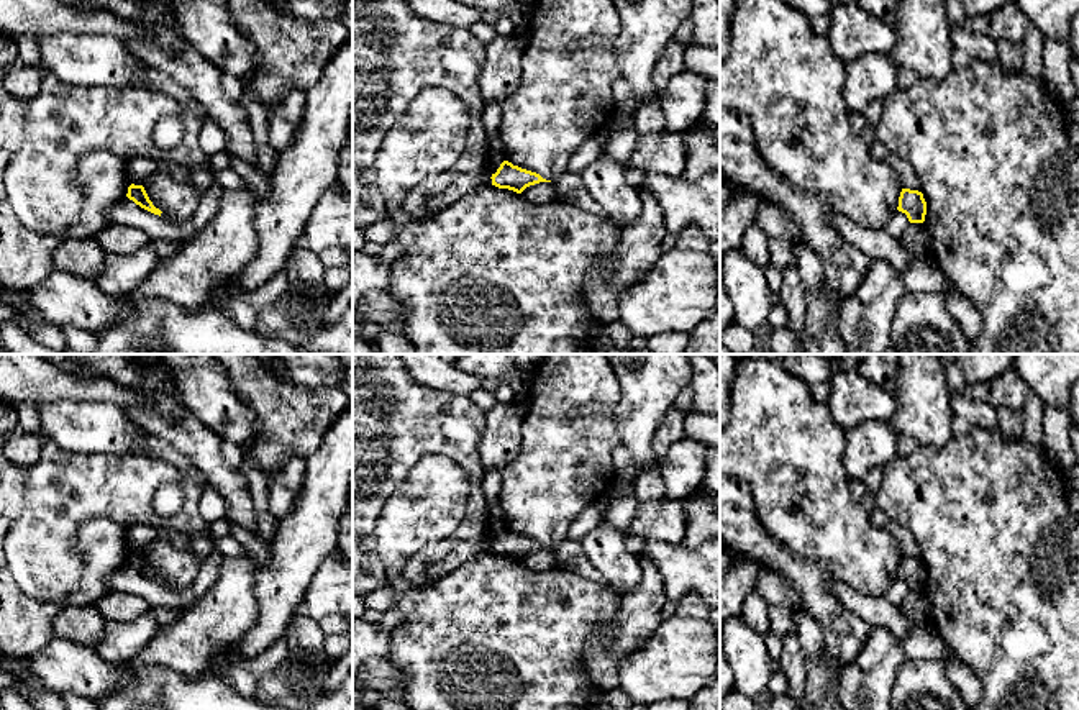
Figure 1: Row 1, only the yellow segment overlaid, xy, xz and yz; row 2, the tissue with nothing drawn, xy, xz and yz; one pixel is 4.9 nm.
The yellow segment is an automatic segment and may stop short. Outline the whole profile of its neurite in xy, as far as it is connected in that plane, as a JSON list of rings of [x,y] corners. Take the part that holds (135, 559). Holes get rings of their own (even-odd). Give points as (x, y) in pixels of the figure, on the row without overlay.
[[[131,551],[128,554],[126,564],[133,567],[136,572],[139,572],[141,576],[161,584],[162,579],[153,572],[143,553]]]

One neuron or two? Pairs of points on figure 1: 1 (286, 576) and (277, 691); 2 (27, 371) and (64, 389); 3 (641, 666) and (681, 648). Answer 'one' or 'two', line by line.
1: two
2: one
3: one

